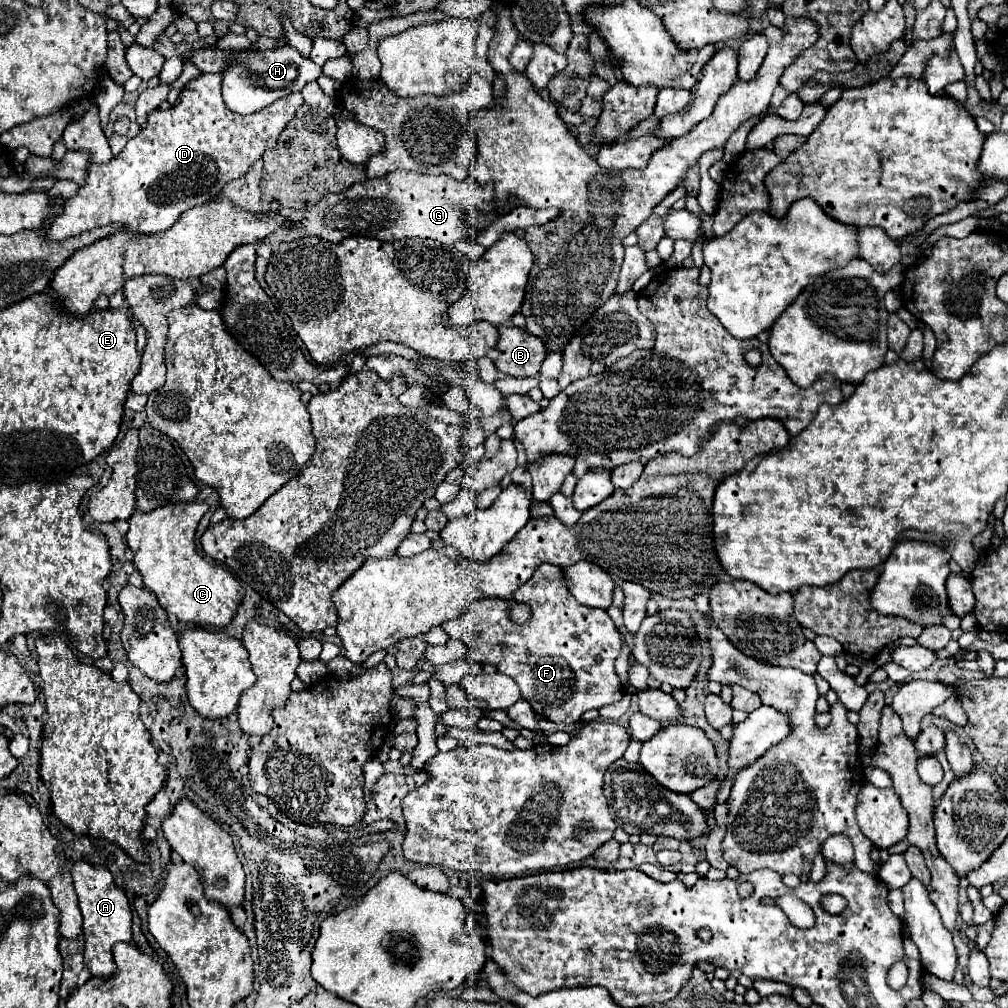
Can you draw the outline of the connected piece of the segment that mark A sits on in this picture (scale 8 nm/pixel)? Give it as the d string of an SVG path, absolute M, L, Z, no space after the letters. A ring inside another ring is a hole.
M77 860L71 868L75 882L75 892L79 896L79 906L83 914L83 962L93 976L107 978L115 972L115 962L111 948L115 942L131 942L131 908L125 892L115 884L111 872L103 866L93 866L89 862Z

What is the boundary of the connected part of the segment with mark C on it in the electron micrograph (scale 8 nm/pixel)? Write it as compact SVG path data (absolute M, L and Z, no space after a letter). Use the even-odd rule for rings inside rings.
M197 500L159 506L151 512L135 510L129 518L127 544L145 588L157 596L159 604L169 614L183 624L223 628L231 622L243 598L243 586L225 568L217 568L217 564L205 560L197 552L195 530L207 510L209 504Z

